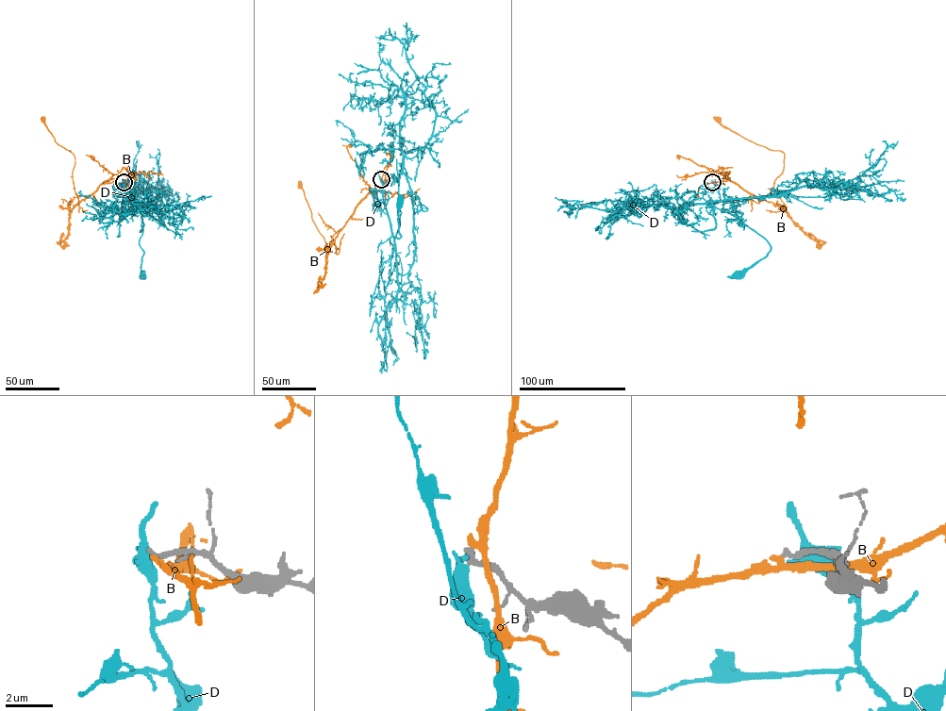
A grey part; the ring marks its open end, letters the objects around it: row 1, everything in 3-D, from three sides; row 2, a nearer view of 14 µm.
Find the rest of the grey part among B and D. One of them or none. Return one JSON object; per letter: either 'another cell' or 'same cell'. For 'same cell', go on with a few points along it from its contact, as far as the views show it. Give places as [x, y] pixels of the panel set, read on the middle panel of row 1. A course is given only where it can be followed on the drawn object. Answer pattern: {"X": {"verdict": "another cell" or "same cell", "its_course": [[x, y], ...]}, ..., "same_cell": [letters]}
{"B": {"verdict": "another cell"}, "D": {"verdict": "another cell"}, "same_cell": []}

